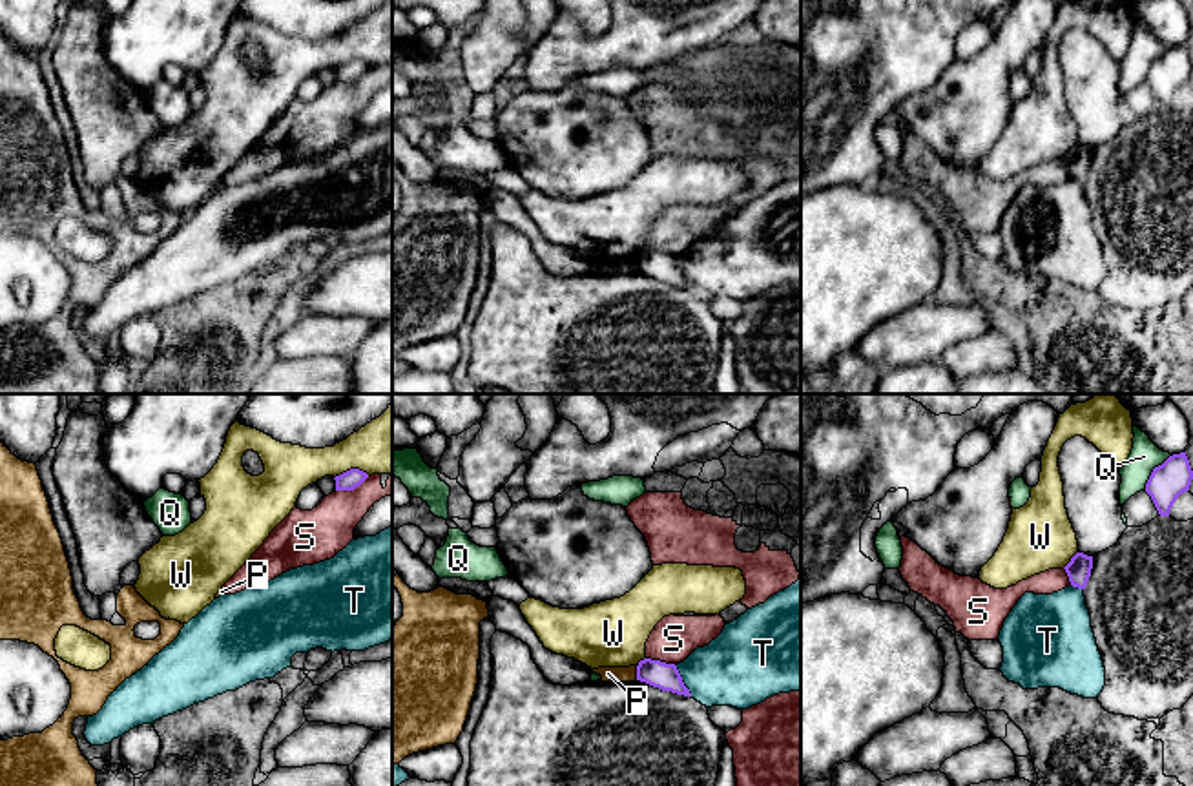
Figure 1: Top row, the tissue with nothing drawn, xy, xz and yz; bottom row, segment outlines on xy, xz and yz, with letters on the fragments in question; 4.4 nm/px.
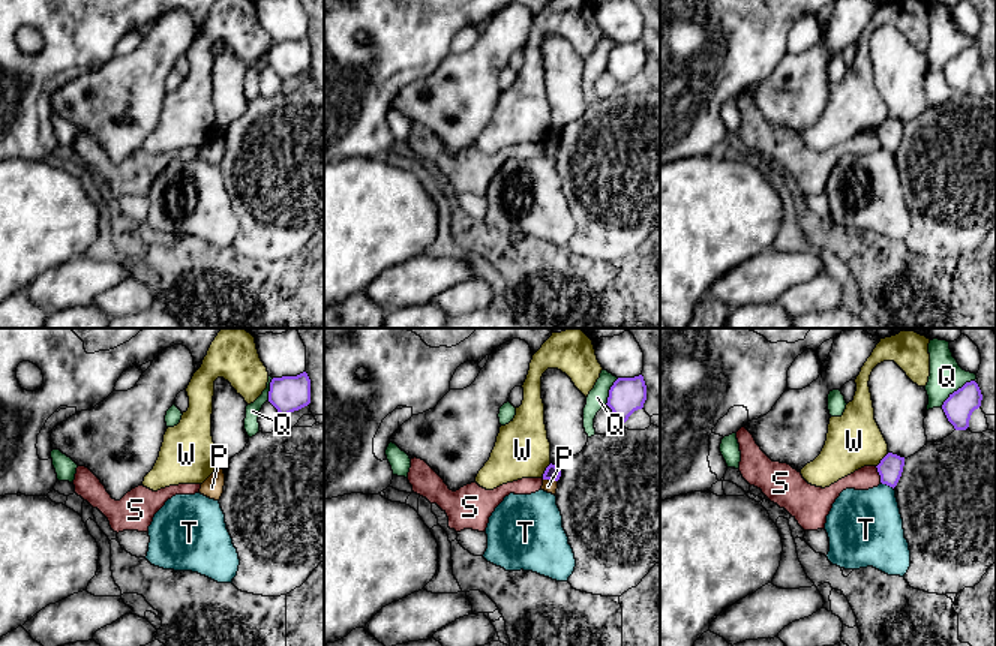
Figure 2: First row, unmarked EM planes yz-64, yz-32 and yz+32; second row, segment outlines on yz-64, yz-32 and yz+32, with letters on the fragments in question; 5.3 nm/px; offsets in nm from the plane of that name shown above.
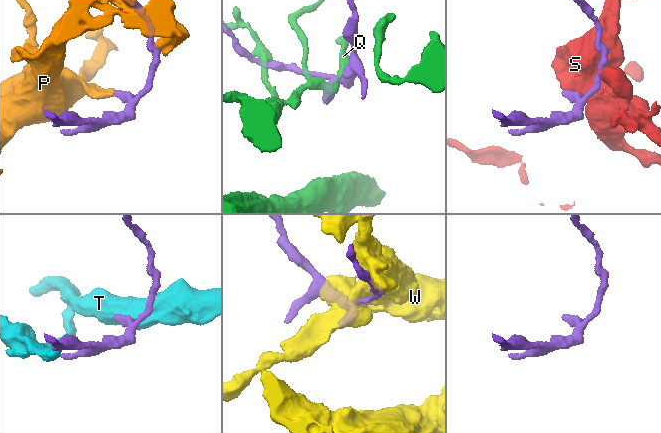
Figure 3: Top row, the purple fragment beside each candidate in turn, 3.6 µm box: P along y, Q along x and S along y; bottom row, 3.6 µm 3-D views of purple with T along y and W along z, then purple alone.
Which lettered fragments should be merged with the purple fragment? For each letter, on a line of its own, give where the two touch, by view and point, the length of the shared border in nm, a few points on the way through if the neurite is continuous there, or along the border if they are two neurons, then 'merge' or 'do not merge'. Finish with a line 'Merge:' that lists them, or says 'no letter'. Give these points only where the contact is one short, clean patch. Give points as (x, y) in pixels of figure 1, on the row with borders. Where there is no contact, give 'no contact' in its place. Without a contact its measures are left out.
P: xz (637, 673) | 60 nm | along xz (635, 666), (637, 679) | do not merge
Q: yz (1153, 471) | 200 nm | do not merge
S: xy (352, 489) | 170 nm | do not merge
T: xz (681, 681) | 170 nm | do not merge
W: xy (351, 469) | 160 nm | do not merge
Merge: no letter

